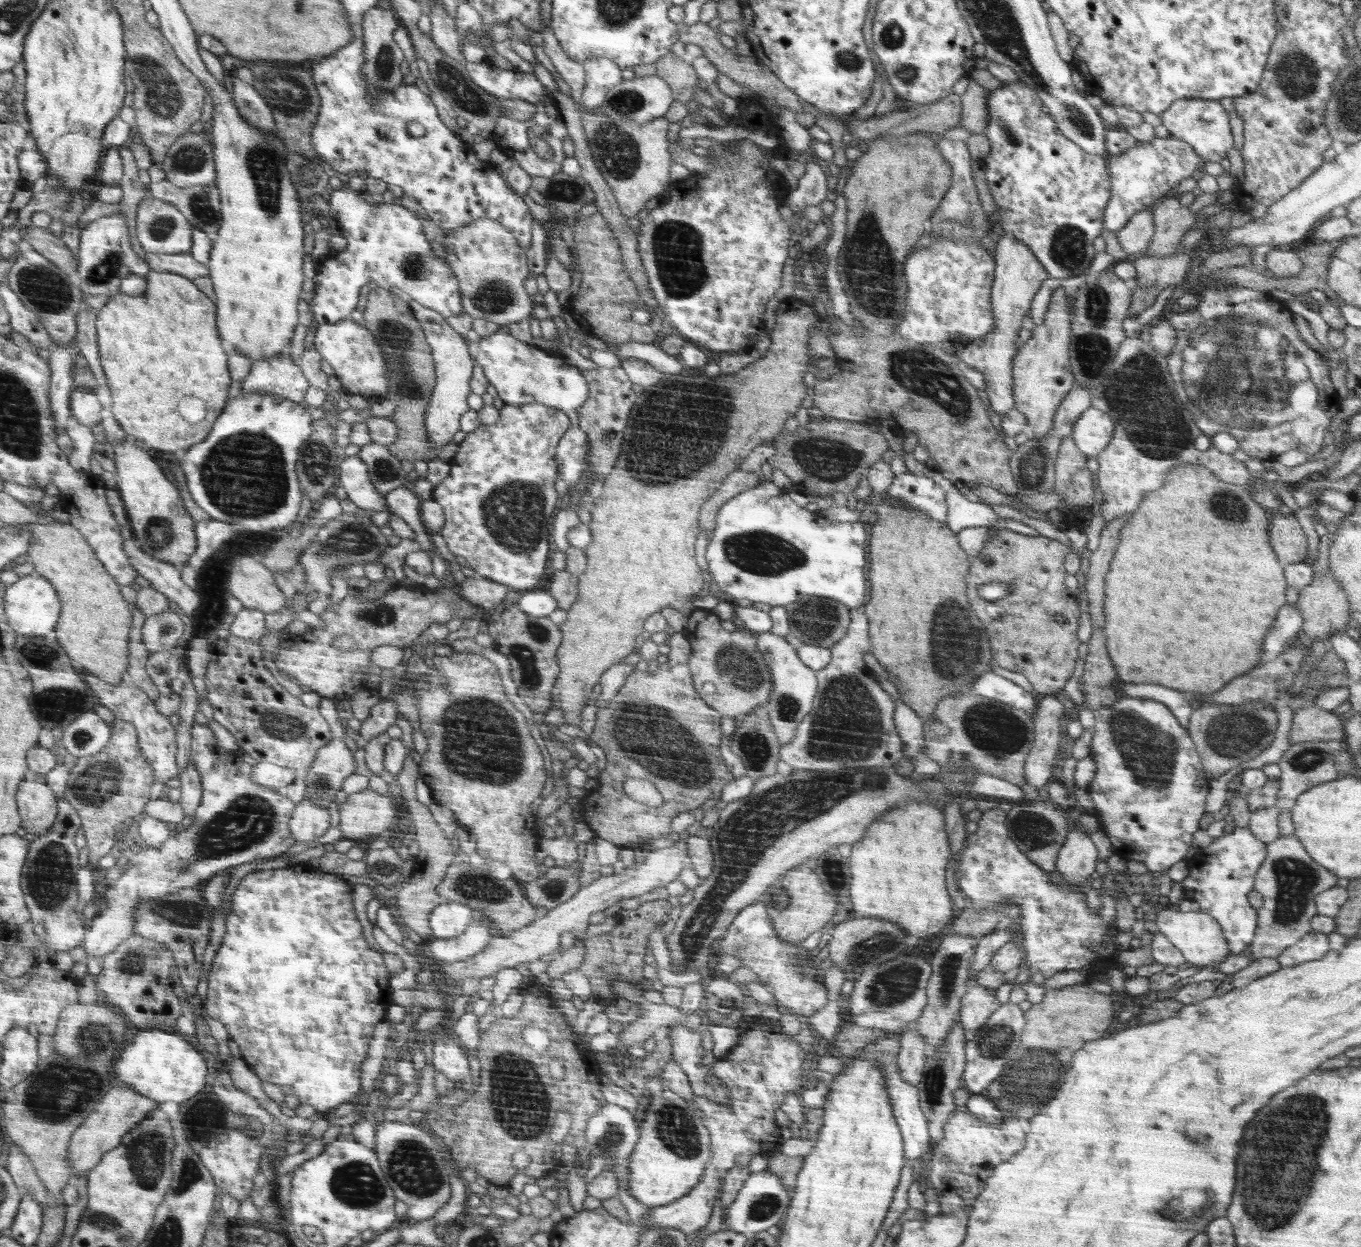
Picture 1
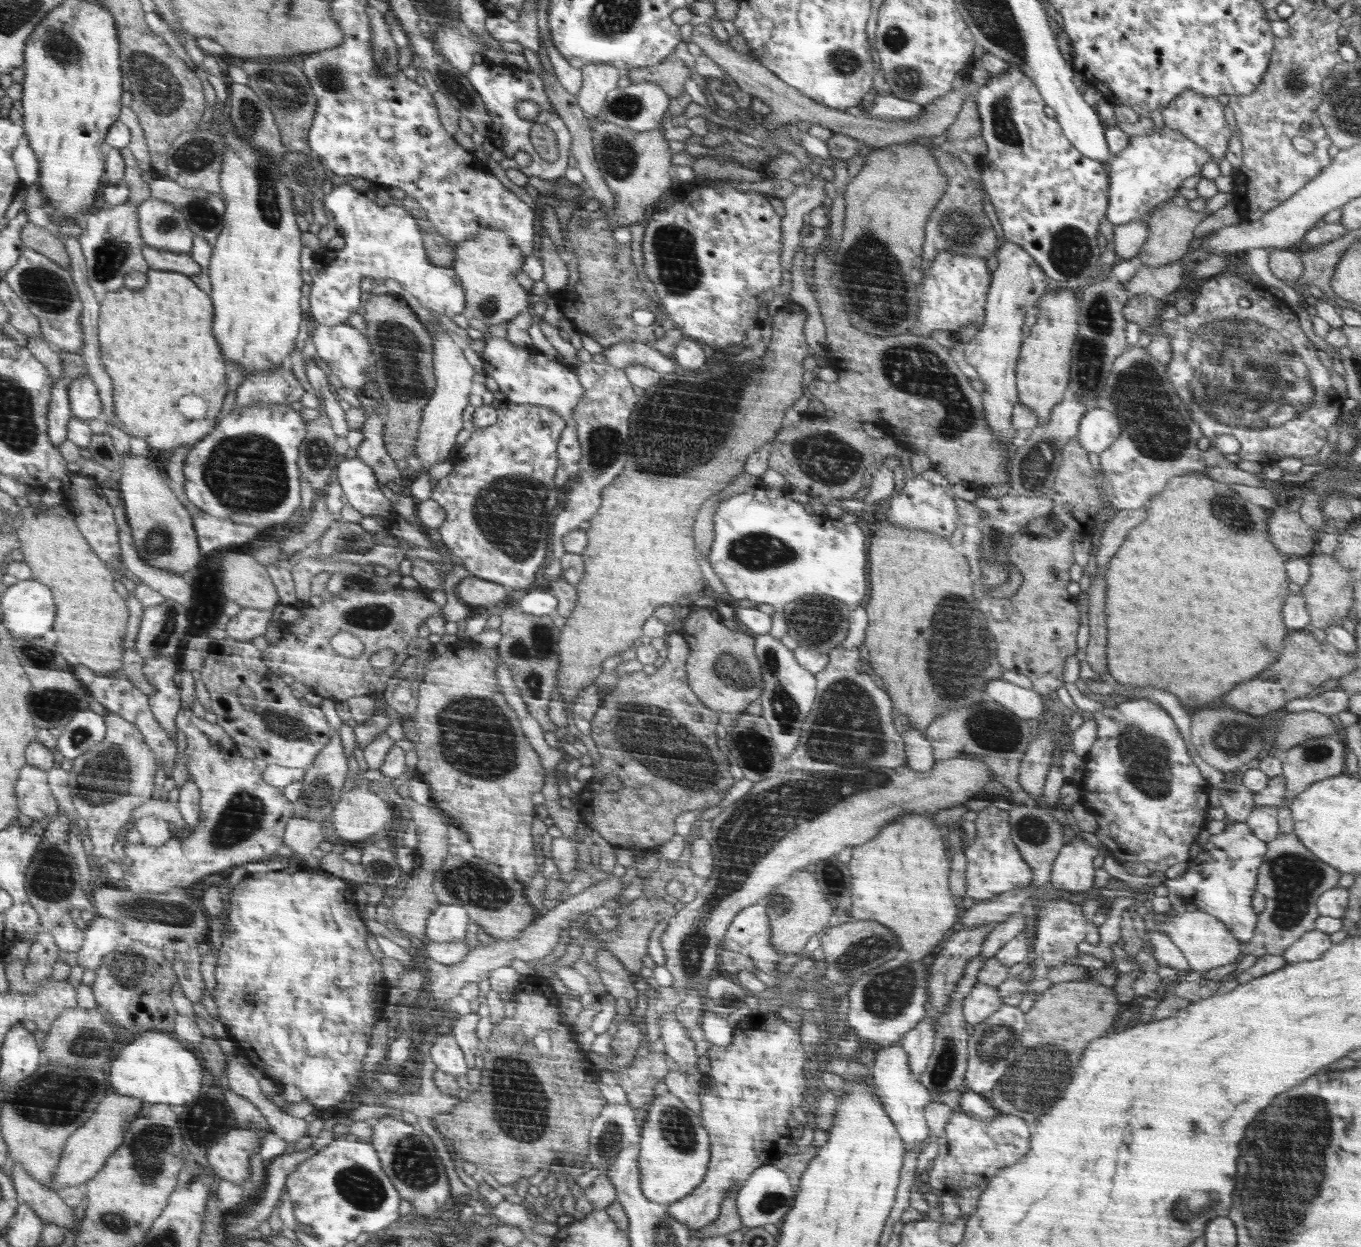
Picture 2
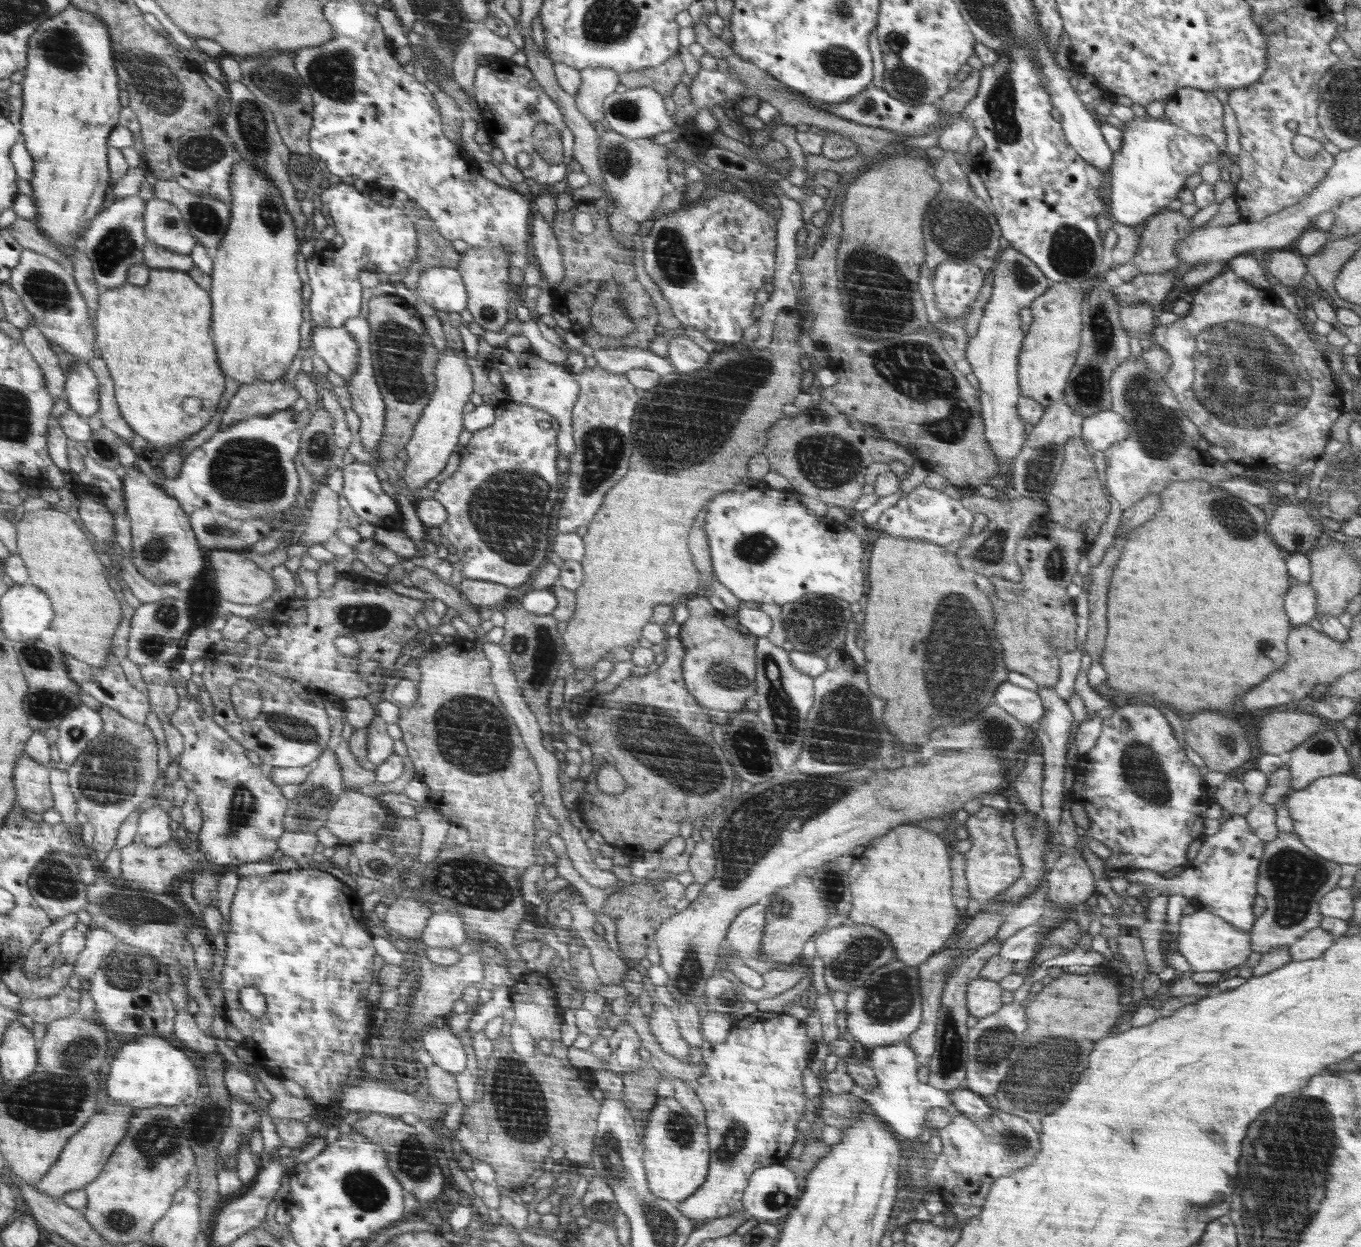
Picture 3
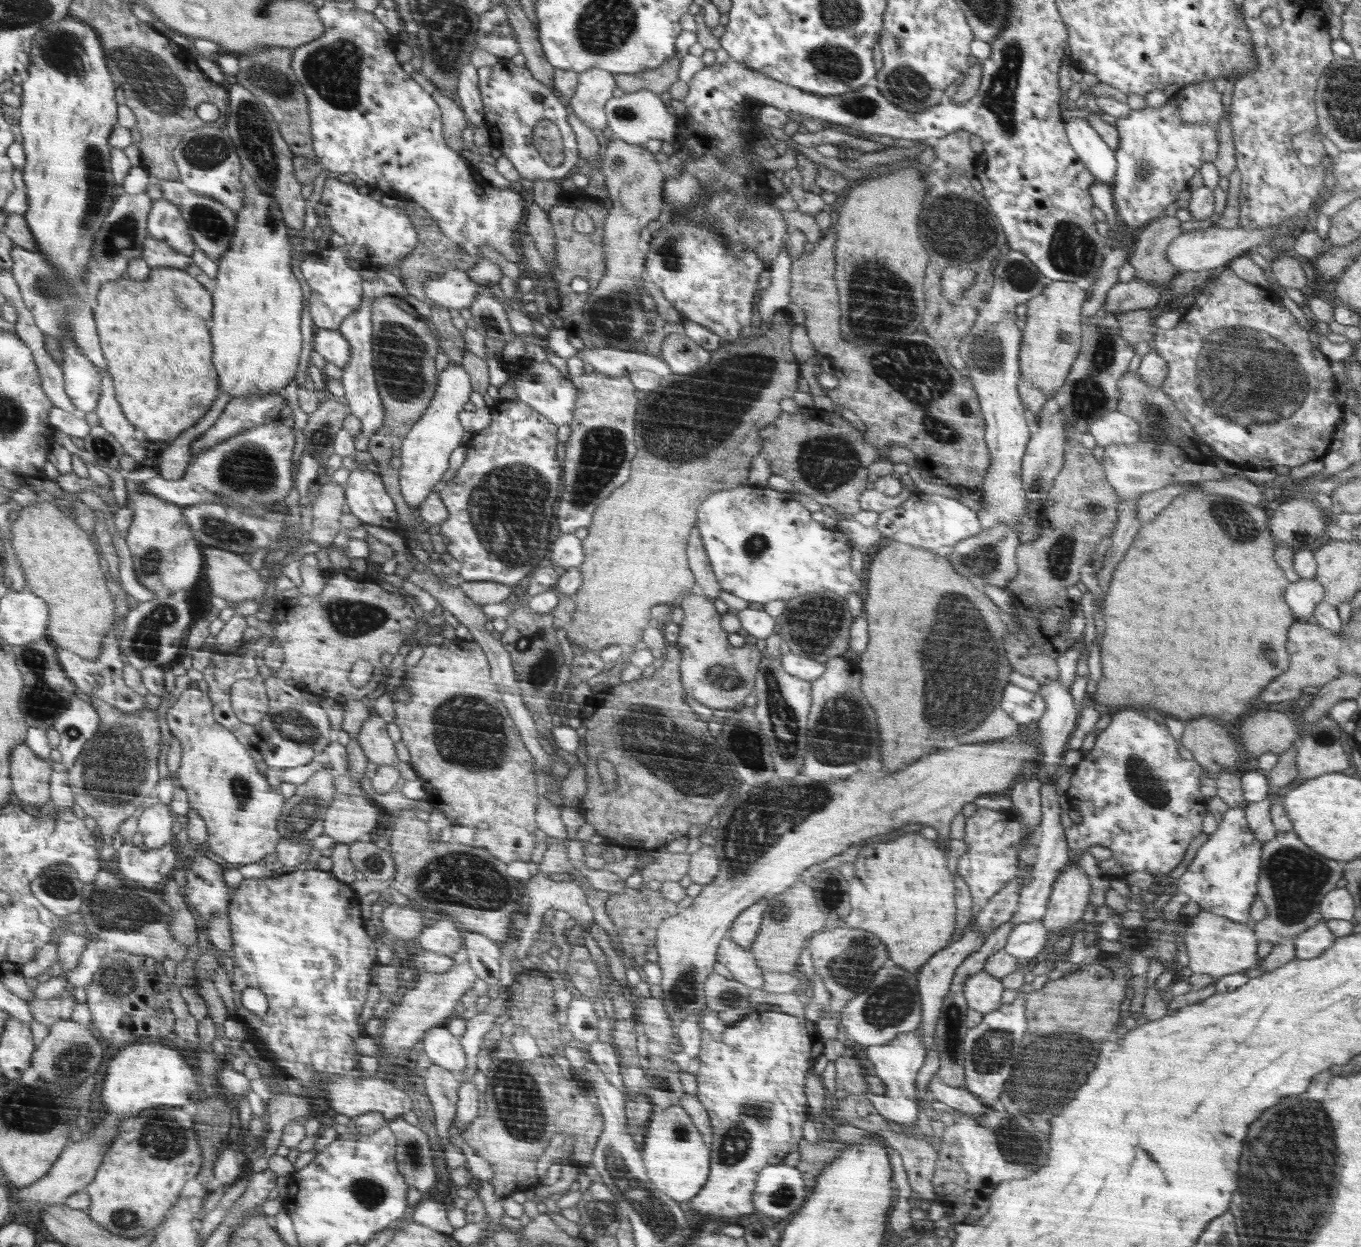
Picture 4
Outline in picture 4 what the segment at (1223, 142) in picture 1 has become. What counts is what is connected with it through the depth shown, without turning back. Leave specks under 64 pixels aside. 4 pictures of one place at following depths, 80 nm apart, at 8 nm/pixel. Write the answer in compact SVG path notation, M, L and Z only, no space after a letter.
M1198 82L1198 84L1188 84L1180 87L1172 99L1178 102L1178 112L1180 119L1185 123L1199 123L1206 121L1216 132L1217 122L1225 115L1221 104L1221 94L1216 91L1213 82Z

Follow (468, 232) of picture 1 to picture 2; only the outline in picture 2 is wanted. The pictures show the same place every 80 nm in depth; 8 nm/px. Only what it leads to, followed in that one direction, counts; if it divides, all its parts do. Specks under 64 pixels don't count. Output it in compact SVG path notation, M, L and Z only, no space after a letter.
M487 228L477 236L456 243L453 255L451 268L454 268L465 289L466 314L480 320L482 326L510 322L520 310L528 306L528 291L514 280L514 274L522 271L524 252L513 243L508 233Z

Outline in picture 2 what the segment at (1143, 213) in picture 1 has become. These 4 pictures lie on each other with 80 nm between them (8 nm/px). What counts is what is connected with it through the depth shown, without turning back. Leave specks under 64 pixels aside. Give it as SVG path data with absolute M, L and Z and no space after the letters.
M1147 218L1132 220L1128 224L1113 227L1113 242L1117 261L1130 260L1142 251L1148 238Z

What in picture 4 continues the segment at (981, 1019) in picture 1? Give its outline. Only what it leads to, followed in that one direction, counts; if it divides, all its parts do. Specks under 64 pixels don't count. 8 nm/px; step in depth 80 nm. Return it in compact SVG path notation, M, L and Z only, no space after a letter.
M980 971L965 982L964 997L969 1010L976 1010L983 1016L1001 1008L1004 985L999 978Z

